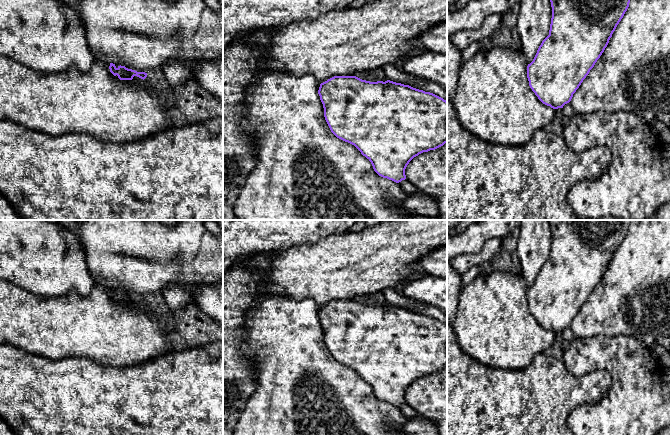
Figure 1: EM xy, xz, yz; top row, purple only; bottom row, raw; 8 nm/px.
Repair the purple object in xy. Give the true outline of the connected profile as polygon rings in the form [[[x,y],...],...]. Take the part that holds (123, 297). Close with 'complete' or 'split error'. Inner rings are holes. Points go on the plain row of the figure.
[[[110,287],[109,293],[110,296],[114,300],[117,299],[120,304],[132,304],[134,300],[137,300],[144,304],[147,301],[147,297],[145,296],[137,296],[135,294],[128,293],[125,290],[121,289],[116,291],[113,287]]]; complete

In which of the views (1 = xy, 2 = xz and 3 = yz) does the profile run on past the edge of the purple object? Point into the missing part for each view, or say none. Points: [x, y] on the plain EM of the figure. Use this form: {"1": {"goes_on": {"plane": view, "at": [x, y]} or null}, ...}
{"1": {"goes_on": null}, "2": {"goes_on": null}, "3": {"goes_on": null}}

